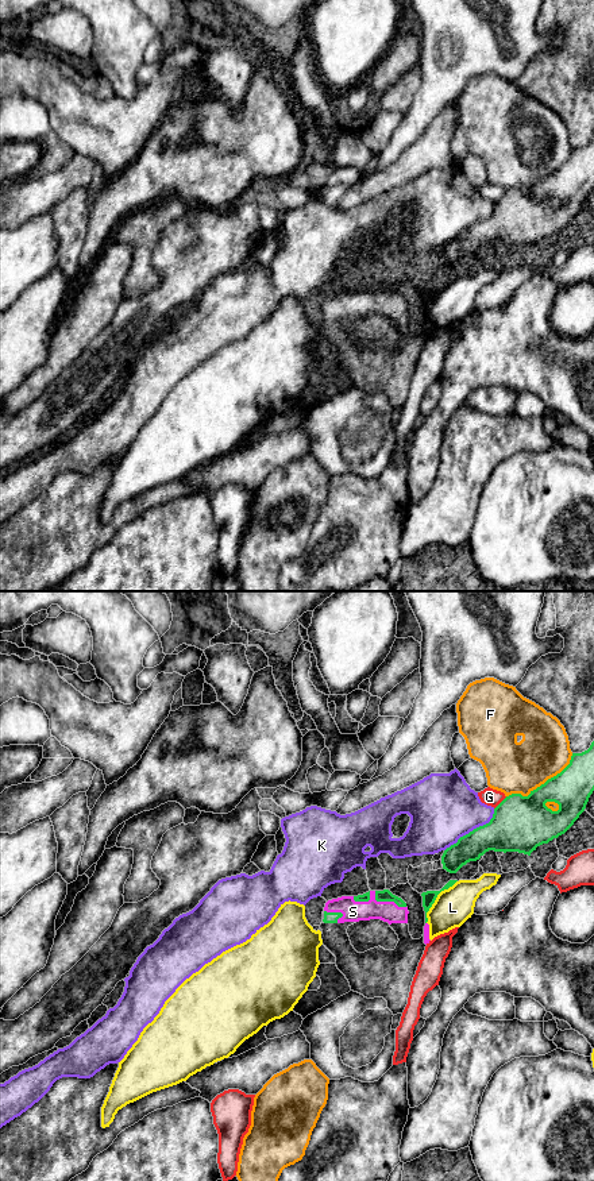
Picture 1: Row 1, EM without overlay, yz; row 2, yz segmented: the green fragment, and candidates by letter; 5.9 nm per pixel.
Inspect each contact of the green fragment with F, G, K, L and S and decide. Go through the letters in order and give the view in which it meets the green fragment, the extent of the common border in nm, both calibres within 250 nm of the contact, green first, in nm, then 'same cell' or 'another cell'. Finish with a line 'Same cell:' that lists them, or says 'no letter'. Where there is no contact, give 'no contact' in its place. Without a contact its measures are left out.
F: meets green in yz; contact 480 nm long; 320 nm thick on the green side, 320 nm on the other; another cell
G: meets green in yz; contact 110 nm long; 340 nm thick on the green side, 100 nm on the other; another cell
K: meets green in yz; contact 400 nm long; 300 nm thick on the green side, 400 nm on the other; another cell
L: meets green in yz; contact 320 nm long; 80 nm thick on the green side, 220 nm on the other; another cell
S: meets green in yz; contact 220 nm long; 70 nm thick on the green side, 130 nm on the other; same cell
Same cell: S

